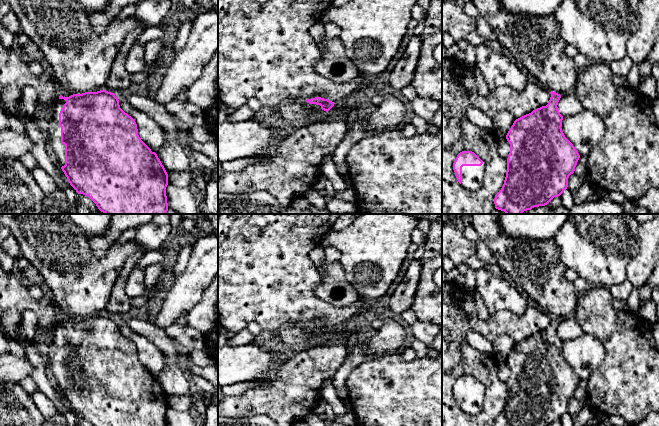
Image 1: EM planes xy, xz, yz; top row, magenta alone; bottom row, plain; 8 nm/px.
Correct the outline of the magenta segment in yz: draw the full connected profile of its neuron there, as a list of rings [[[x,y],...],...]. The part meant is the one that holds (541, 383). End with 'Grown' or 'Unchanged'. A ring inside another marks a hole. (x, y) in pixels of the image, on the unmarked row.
[[[472,214],[470,225],[491,250],[497,265],[510,275],[514,285],[522,288],[551,318],[546,330],[516,343],[509,353],[506,359],[510,368],[506,401],[494,426],[550,426],[567,413],[568,402],[580,382],[562,355],[563,340],[557,331],[562,319],[575,314],[577,290],[565,277],[567,268],[561,260],[555,238],[544,241],[513,238],[501,229],[499,214]]]. Grown

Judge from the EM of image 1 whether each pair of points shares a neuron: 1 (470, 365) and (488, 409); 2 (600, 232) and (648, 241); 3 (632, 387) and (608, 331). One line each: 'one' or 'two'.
1: one
2: two
3: one

